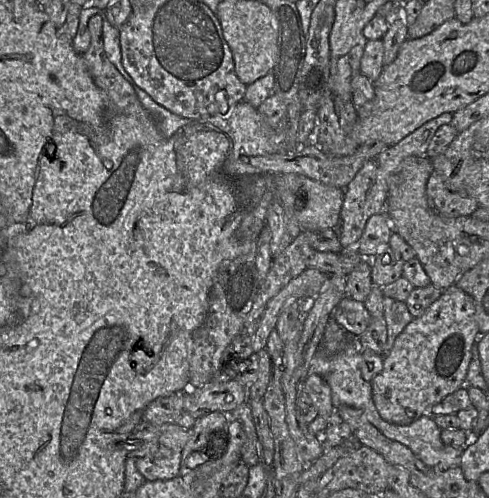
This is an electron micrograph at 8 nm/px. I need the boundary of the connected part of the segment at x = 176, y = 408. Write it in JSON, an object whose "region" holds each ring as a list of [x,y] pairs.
{"region":[[[182,393],[152,401],[144,411],[143,420],[145,424],[175,424],[185,429],[191,429],[196,422],[196,418],[184,409]]]}

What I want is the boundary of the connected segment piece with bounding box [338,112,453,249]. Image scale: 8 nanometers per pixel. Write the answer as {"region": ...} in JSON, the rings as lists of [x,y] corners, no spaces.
{"region":[[[447,112],[429,120],[397,144],[389,146],[378,155],[370,158],[359,169],[355,177],[344,189],[344,199],[338,227],[338,239],[343,249],[355,249],[367,220],[375,214],[385,213],[389,190],[388,179],[397,171],[402,161],[409,156],[427,156],[429,144],[437,129],[444,124],[451,123],[452,117],[453,113]]]}

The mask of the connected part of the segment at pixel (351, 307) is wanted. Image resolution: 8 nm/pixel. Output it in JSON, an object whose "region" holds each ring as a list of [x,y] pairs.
{"region":[[[344,296],[331,312],[331,316],[354,337],[359,337],[368,327],[371,315],[363,302]]]}

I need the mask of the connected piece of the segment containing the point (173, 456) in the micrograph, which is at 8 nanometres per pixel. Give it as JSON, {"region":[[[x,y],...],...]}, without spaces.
{"region":[[[160,445],[156,451],[137,458],[136,467],[147,481],[169,480],[180,474],[182,451]]]}

